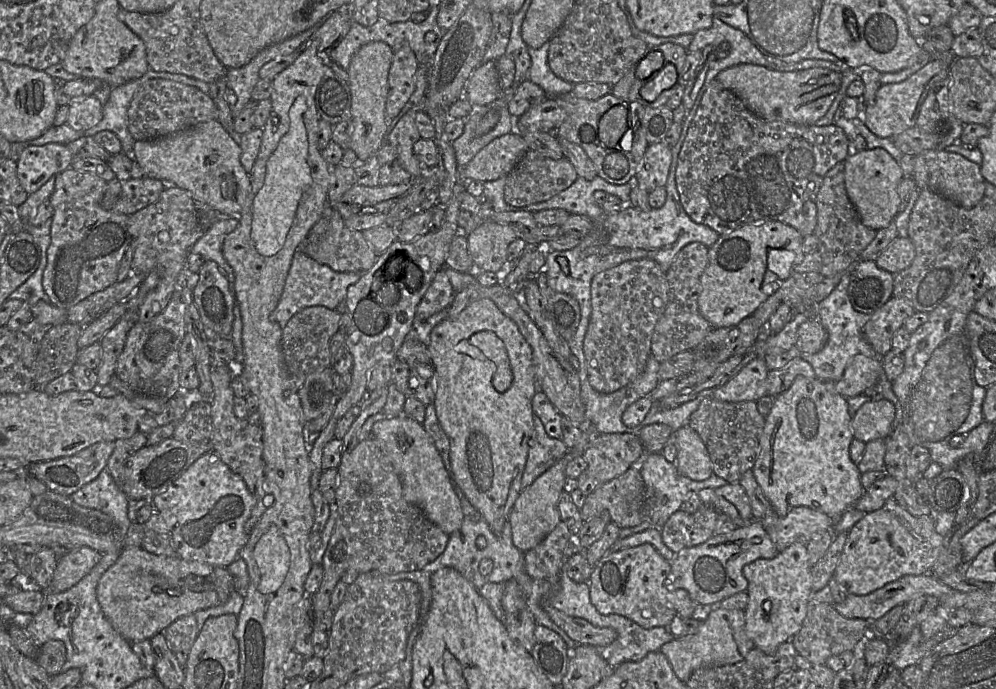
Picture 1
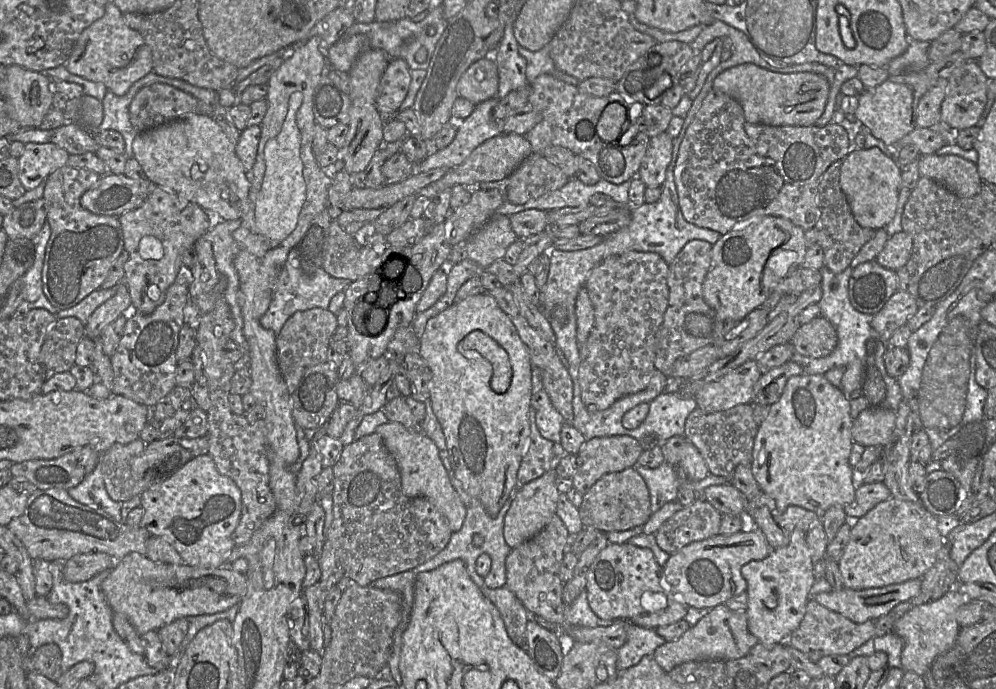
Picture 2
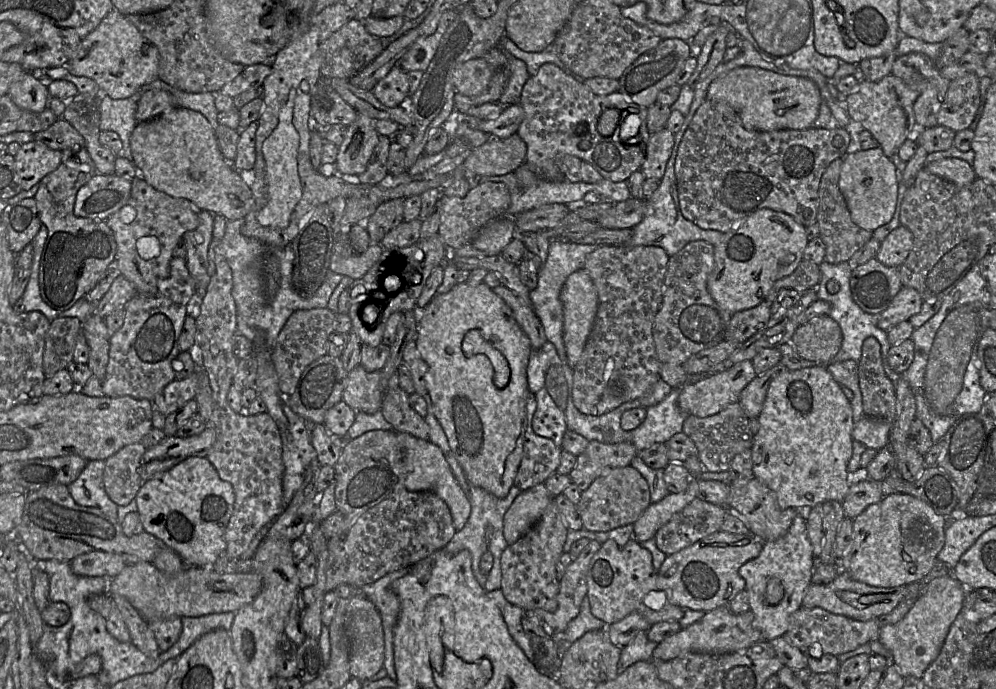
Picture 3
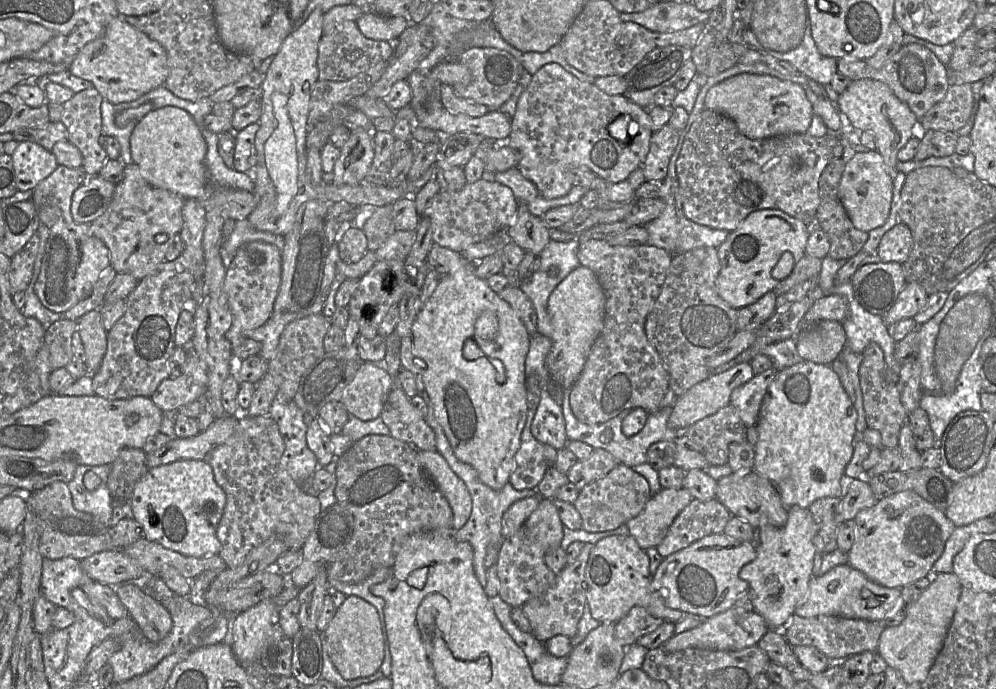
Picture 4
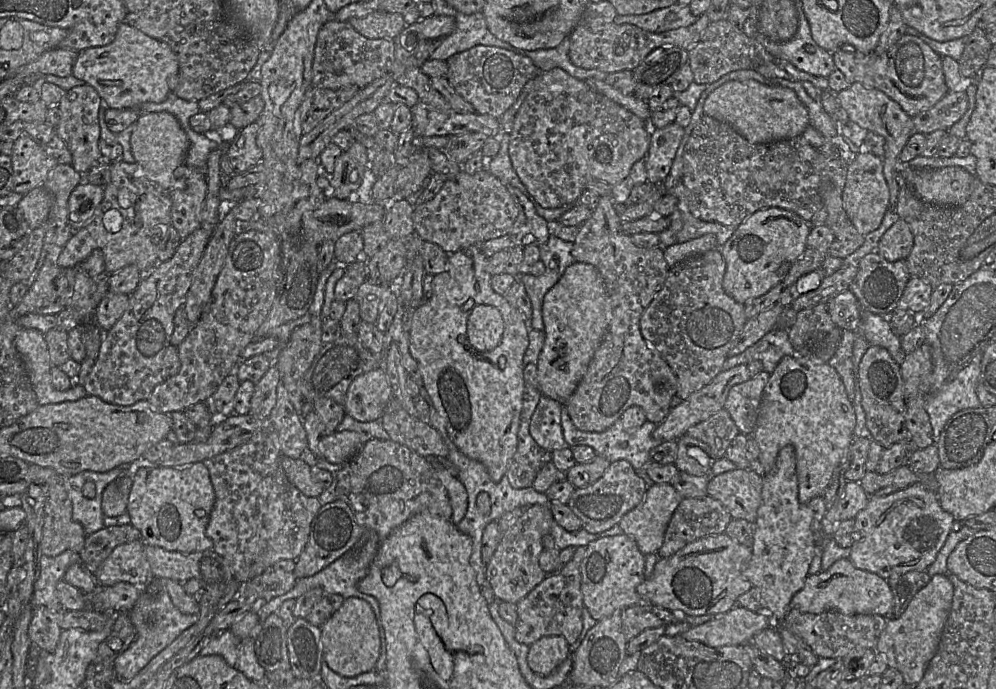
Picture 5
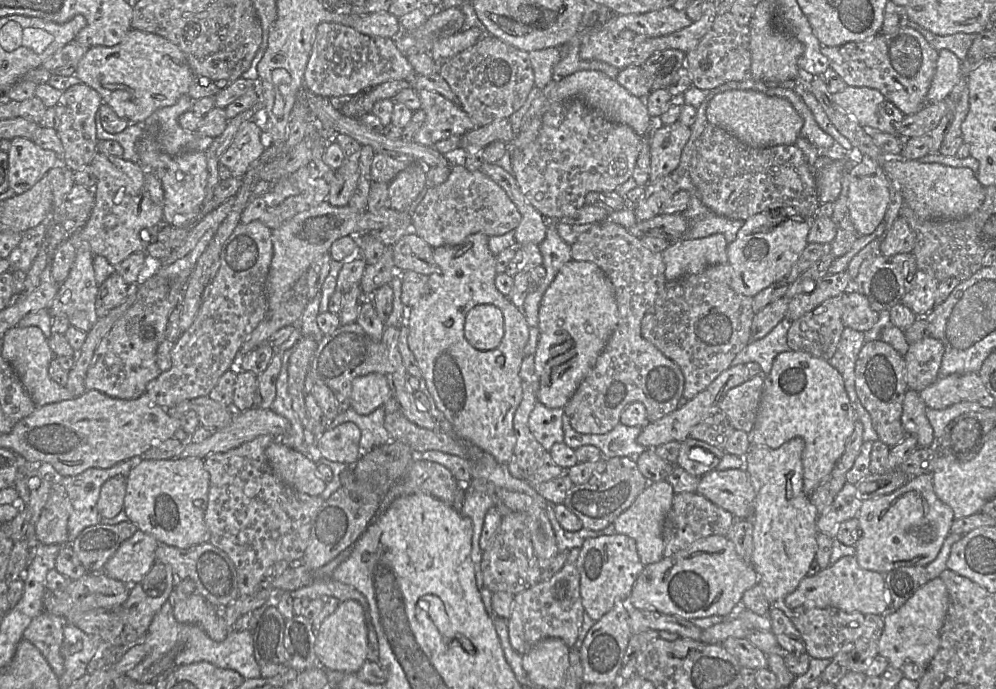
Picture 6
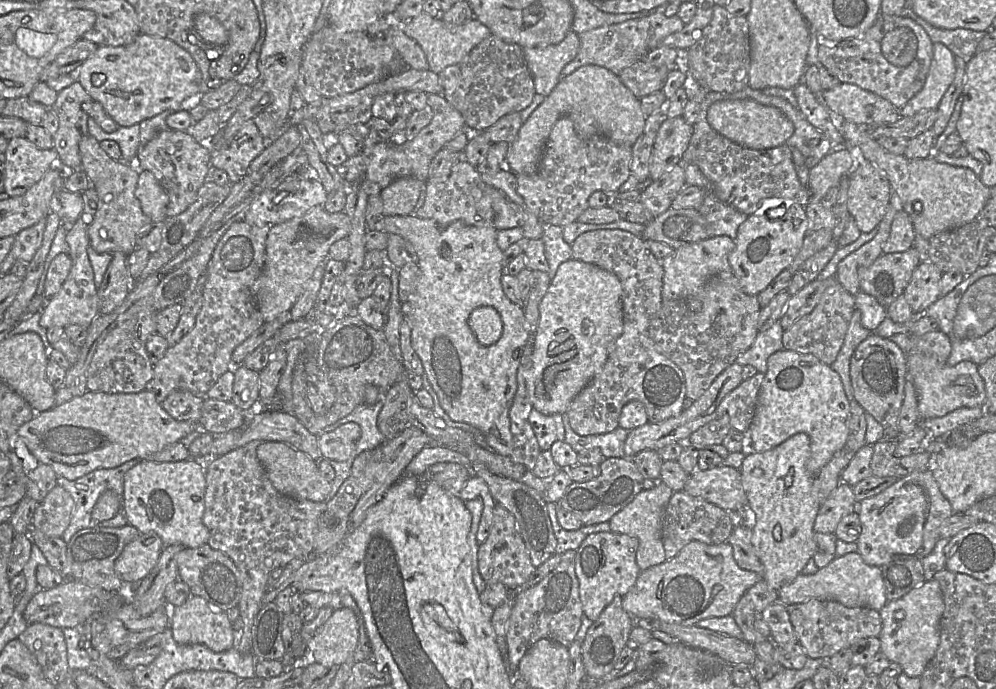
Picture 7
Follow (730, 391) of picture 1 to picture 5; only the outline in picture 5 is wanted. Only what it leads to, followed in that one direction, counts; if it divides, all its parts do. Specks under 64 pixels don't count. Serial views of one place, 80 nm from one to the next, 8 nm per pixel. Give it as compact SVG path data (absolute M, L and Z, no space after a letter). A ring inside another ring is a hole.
M738 365L719 373L708 385L693 393L679 406L671 409L666 419L653 432L653 438L659 441L678 441L688 430L695 425L706 421L724 408L725 402L732 387L751 379L748 366Z

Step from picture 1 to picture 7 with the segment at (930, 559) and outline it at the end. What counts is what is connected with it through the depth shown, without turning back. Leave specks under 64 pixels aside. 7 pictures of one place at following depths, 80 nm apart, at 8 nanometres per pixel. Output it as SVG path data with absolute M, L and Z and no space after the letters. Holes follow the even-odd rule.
M932 468L898 479L883 492L864 499L857 506L862 532L856 541L858 553L871 566L894 560L922 560L940 539L940 527L953 515L950 502L941 493Z

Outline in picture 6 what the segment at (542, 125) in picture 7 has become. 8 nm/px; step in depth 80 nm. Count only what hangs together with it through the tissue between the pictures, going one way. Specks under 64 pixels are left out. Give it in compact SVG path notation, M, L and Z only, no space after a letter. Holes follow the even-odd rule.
M581 70L559 81L552 80L544 89L541 95L536 98L528 112L522 119L522 126L519 133L508 144L509 150L523 149L533 142L539 133L542 125L542 116L551 103L563 102L570 99L580 99L586 106L603 116L606 120L630 126L637 135L644 137L652 127L653 118L649 115L644 99L638 98L627 91L615 79L598 70Z

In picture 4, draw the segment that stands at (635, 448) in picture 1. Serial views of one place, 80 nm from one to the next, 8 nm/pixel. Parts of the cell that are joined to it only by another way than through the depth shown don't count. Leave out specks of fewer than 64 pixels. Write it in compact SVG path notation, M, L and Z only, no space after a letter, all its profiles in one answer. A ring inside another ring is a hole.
M594 448L585 460L578 460L566 473L566 476L577 490L604 477L620 462L608 451Z

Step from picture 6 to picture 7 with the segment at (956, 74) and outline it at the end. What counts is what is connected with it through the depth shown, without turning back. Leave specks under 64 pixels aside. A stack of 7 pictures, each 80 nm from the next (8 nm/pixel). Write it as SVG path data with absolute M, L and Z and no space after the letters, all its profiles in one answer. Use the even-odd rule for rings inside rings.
M933 43L933 57L923 88L903 108L900 117L911 117L930 109L937 109L955 77L955 55L942 43Z

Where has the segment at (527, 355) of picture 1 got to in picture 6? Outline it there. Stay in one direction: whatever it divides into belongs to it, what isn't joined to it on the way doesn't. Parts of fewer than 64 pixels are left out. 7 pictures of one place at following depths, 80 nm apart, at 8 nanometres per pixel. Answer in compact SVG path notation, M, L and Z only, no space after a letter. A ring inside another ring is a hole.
M475 233L466 237L459 245L440 246L433 249L436 271L428 276L430 291L407 309L406 325L409 329L408 345L416 358L422 377L426 381L436 407L452 425L456 435L491 454L497 462L508 464L516 444L513 419L523 398L519 373L525 357L524 349L529 340L530 327L523 310L517 308L495 286L496 256L488 247L488 239L489 237L483 233ZM479 304L492 304L503 314L504 336L500 345L493 350L475 349L464 335L466 316L474 306ZM501 355L505 357L505 363L503 366L498 366L496 359Z

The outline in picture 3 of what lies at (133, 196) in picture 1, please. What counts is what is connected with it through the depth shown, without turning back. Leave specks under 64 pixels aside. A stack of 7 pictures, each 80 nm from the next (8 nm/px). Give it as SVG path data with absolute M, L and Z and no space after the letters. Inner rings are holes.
M93 174L88 183L77 192L74 214L77 217L106 220L111 214L127 205L131 194L132 181L115 174Z

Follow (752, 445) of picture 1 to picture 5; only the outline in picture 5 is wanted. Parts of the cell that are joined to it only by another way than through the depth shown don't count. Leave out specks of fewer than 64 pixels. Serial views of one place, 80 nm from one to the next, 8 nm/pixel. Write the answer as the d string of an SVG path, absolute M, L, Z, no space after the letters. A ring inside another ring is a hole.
M724 408L694 427L687 435L707 444L711 450L712 458L719 460L726 456L727 448L740 431Z

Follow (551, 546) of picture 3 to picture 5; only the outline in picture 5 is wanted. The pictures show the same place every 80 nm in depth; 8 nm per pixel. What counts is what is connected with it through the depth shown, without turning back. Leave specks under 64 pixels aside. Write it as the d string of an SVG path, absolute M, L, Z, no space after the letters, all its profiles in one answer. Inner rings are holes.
M535 504L525 508L517 522L502 534L494 555L486 563L486 581L499 601L517 604L548 576L540 567L539 557L543 549L542 539L551 534L553 521L549 506Z

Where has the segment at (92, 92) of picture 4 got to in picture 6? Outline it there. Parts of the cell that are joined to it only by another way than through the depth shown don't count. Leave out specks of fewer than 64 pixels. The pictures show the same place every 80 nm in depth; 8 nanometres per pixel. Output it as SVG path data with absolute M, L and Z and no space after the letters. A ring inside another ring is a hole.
M80 83L63 91L57 105L54 107L60 119L60 125L56 132L64 149L60 163L73 172L90 165L98 152L99 140L96 135L95 117L102 102L101 96L93 88Z

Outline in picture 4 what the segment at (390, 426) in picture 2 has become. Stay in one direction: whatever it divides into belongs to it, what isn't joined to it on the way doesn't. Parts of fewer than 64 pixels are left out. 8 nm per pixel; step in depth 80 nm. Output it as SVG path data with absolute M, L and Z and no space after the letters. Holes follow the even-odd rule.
M417 451L424 474L447 499L453 513L453 529L459 530L468 521L472 500L464 482L451 470L437 451Z

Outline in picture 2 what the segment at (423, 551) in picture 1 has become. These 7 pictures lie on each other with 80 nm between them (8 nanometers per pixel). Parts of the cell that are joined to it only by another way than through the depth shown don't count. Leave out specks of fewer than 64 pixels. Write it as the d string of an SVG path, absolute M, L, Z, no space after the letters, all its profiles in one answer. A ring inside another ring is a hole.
M374 432L344 446L339 460L332 468L333 521L319 559L319 602L325 602L330 591L337 587L342 578L350 578L362 587L369 586L380 578L393 576L421 565L446 547L452 535L447 519L426 498L407 497L402 492L397 463L379 434Z

